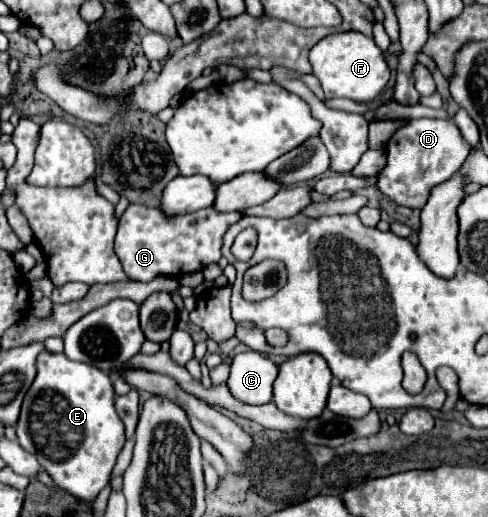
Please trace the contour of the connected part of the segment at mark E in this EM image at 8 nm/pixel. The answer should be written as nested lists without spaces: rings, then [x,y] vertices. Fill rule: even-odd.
[[[40,353],[38,375],[28,389],[20,419],[16,423],[18,443],[36,453],[40,467],[68,493],[94,501],[108,485],[116,457],[126,441],[124,423],[114,409],[114,387],[110,375],[88,363],[70,361],[54,353]]]

